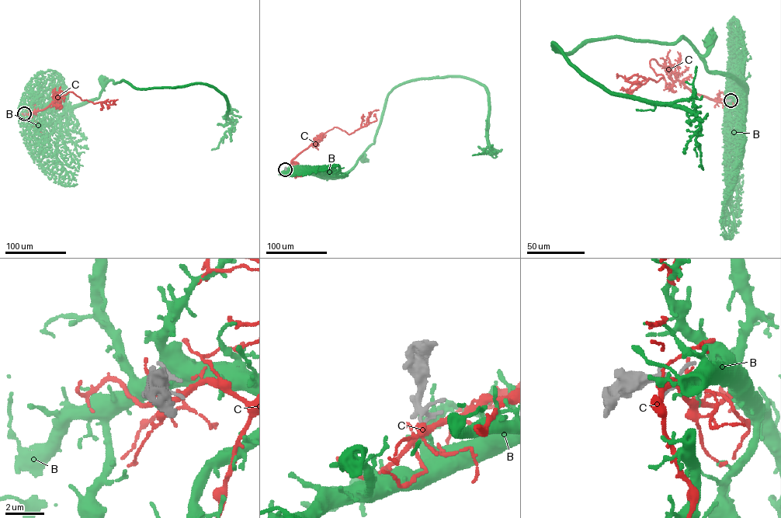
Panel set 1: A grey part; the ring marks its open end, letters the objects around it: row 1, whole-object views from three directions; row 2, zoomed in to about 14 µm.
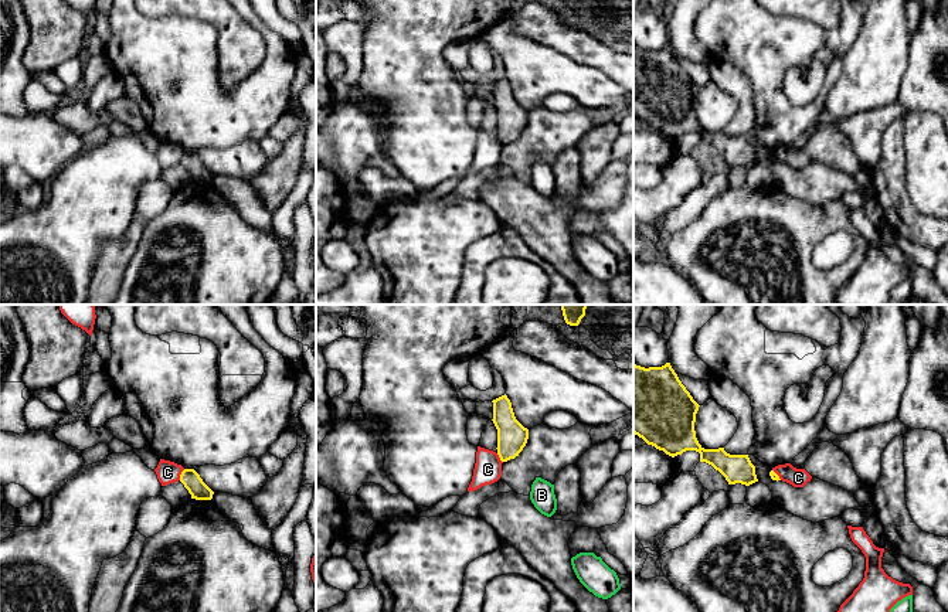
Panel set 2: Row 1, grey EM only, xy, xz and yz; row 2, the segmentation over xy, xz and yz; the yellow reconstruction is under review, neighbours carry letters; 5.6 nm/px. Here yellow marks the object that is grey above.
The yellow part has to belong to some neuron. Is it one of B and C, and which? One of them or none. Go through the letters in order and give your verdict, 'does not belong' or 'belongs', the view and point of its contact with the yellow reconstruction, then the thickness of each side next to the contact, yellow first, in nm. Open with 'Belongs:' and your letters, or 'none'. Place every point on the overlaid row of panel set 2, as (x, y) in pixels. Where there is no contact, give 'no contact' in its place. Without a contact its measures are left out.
Belongs: none
B: does not belong | no contact
C: does not belong | xy (180, 475) | 110/130 nm

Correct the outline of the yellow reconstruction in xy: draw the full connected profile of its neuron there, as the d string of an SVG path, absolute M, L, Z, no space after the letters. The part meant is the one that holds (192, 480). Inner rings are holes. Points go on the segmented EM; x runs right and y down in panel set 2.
M184 469L180 475L180 482L196 500L211 500L214 492L203 482L194 469Z

